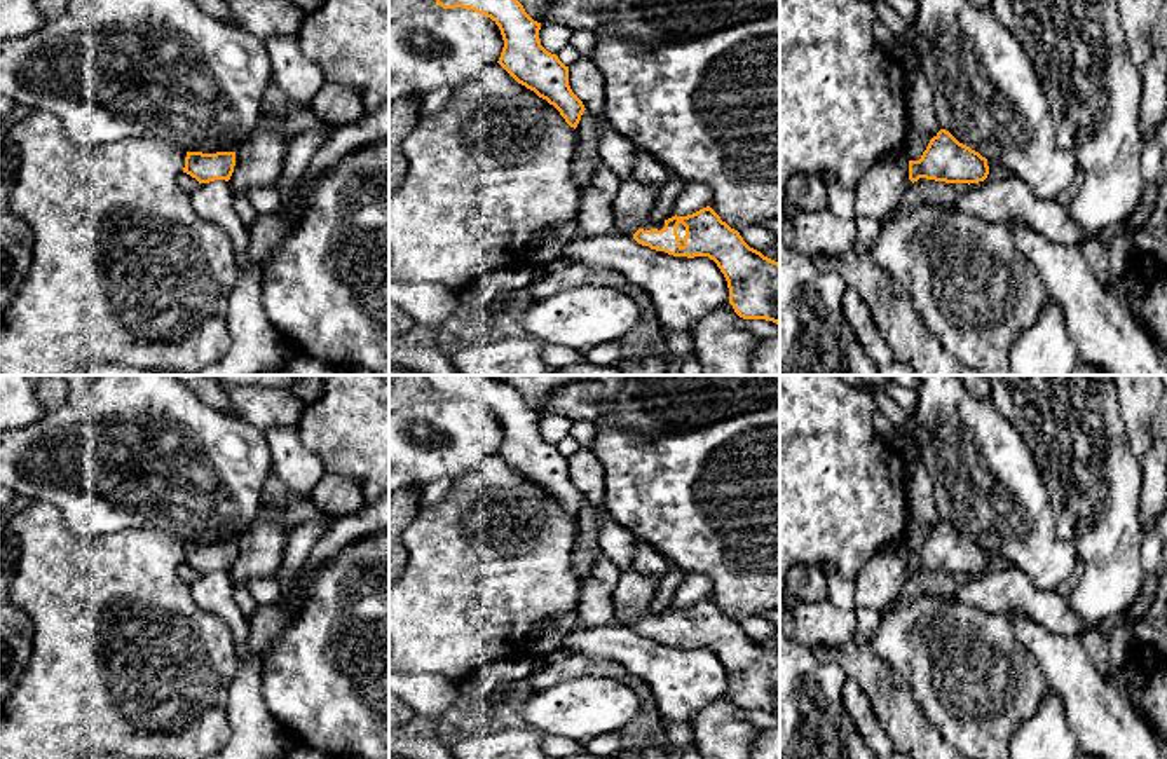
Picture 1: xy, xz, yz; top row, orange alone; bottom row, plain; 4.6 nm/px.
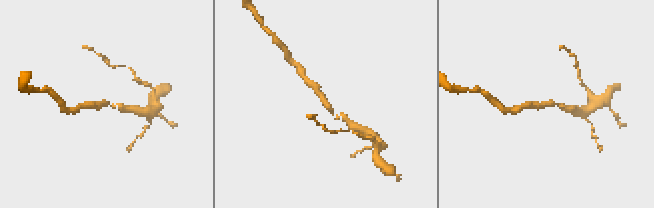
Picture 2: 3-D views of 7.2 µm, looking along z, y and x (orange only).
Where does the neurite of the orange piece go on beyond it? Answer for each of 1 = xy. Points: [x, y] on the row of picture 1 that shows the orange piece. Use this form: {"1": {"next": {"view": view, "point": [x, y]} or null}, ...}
{"1": {"next": null}}

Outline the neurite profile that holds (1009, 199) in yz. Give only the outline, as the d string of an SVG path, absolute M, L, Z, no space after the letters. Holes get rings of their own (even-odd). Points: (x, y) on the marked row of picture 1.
M1012 174L956 195L949 208L993 223L1019 220L1033 232L1068 246L1089 241L1066 206L1055 199L1038 199L1022 180Z

